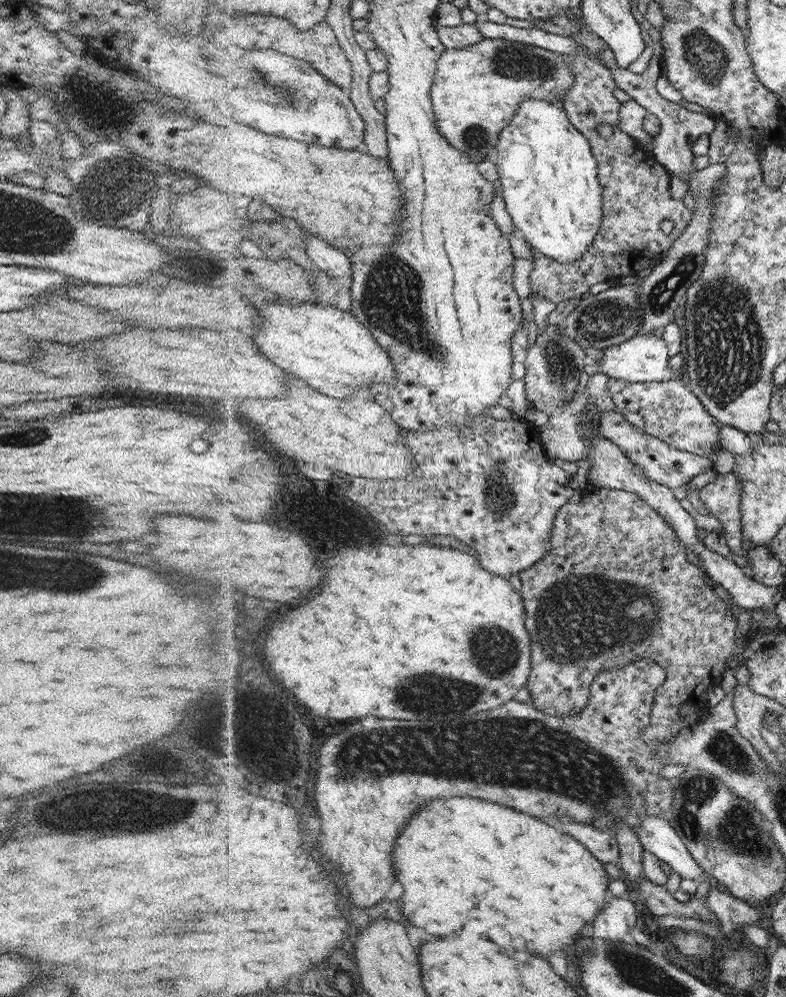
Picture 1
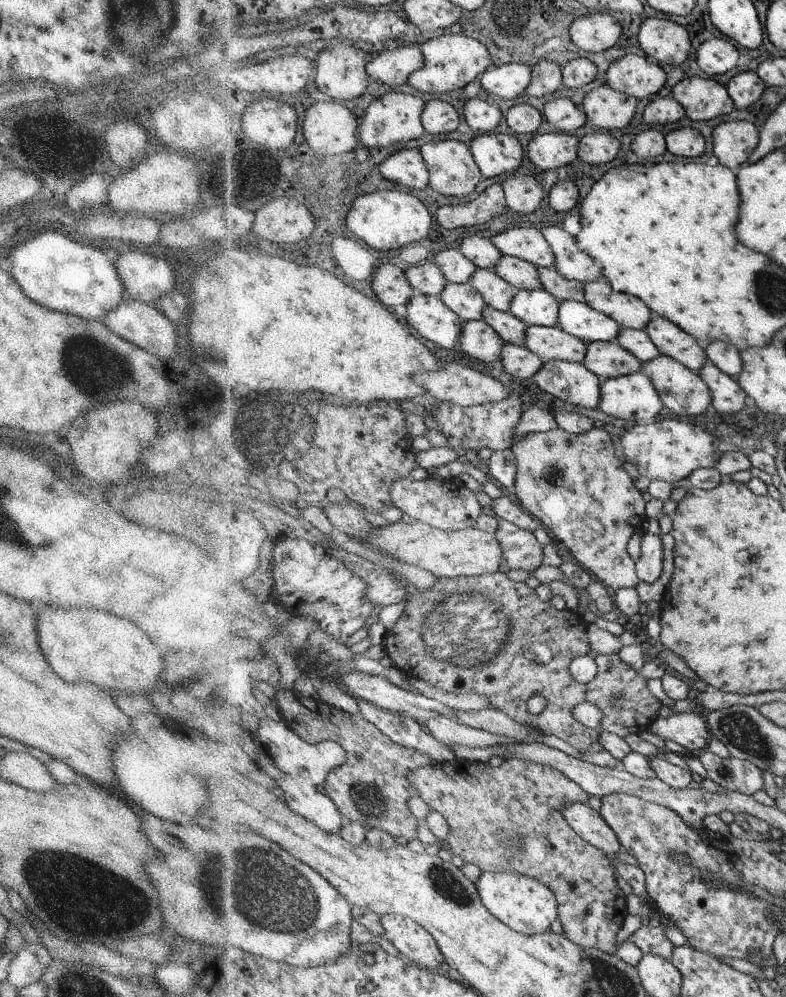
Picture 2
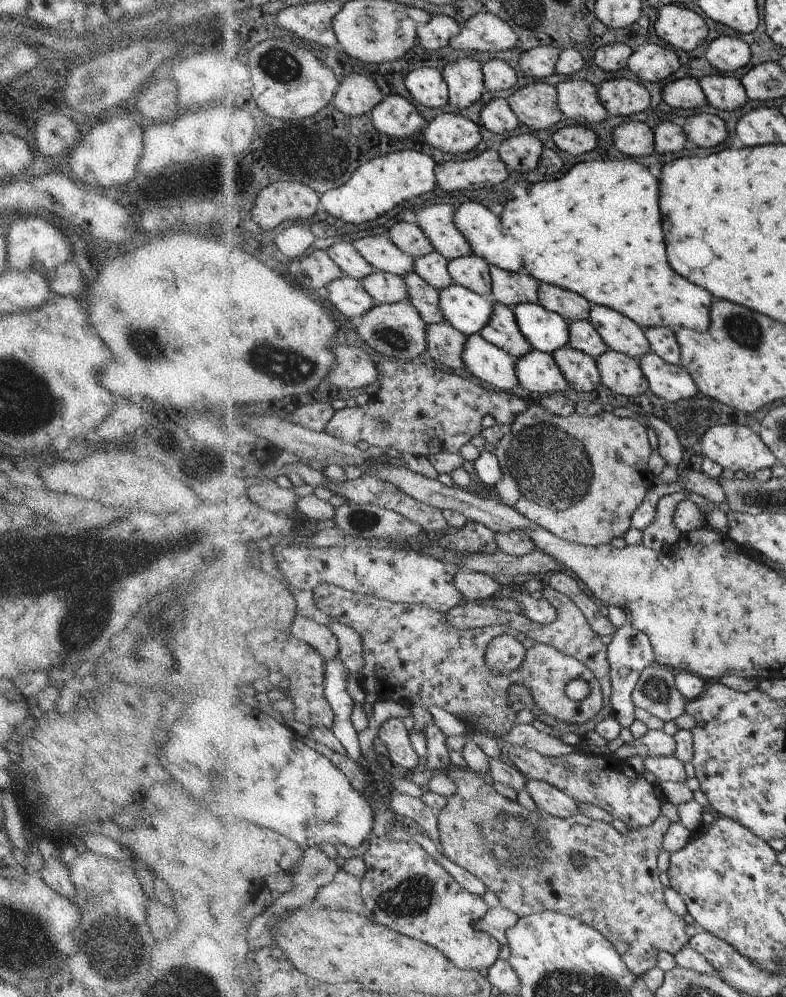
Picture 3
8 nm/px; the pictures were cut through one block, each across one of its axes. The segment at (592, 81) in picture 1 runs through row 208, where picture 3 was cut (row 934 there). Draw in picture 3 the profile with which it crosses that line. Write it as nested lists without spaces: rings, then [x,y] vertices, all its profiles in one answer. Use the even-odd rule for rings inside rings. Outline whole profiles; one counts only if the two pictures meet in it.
[[[454,768],[451,774],[459,784],[459,793],[450,798],[446,808],[440,812],[439,827],[444,848],[442,853],[479,878],[486,890],[497,895],[501,901],[500,906],[511,910],[519,918],[542,911],[554,911],[592,925],[615,945],[624,964],[637,977],[657,966],[657,952],[676,954],[688,944],[690,938],[684,929],[687,923],[666,905],[666,887],[658,877],[661,872],[657,856],[663,848],[663,836],[672,824],[666,815],[658,815],[647,827],[632,829],[628,826],[627,831],[620,834],[612,824],[588,819],[580,813],[568,819],[559,819],[538,808],[529,811],[518,801],[513,802],[506,797],[502,800],[492,783],[471,770]],[[572,855],[583,858],[585,868],[575,870],[570,864]]]

